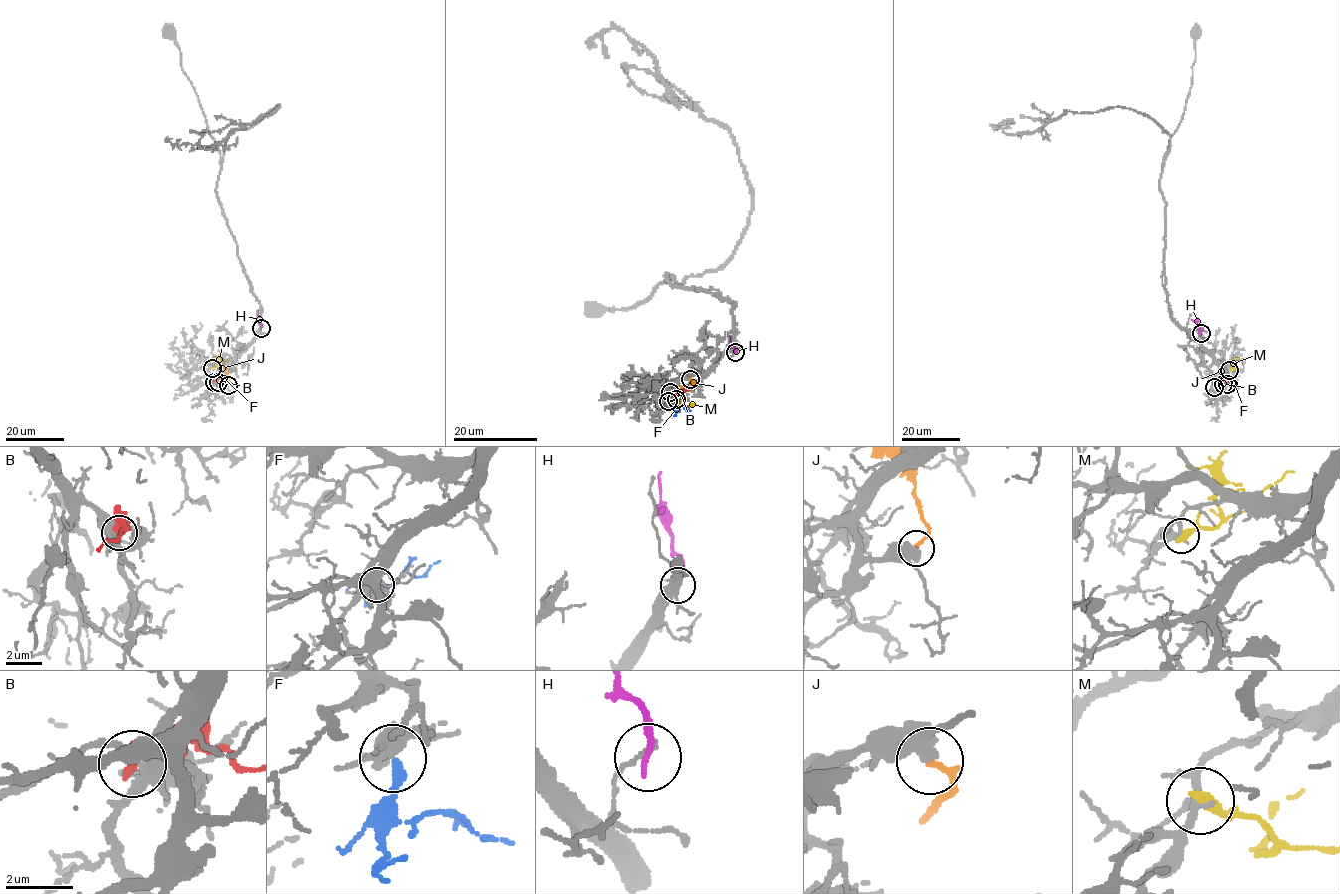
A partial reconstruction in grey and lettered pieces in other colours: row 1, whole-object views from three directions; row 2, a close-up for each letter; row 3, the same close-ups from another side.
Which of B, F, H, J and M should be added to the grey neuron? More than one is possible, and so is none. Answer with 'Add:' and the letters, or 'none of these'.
Add: F

